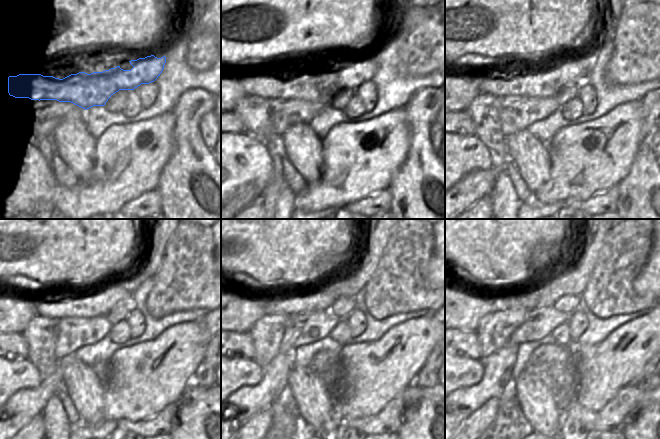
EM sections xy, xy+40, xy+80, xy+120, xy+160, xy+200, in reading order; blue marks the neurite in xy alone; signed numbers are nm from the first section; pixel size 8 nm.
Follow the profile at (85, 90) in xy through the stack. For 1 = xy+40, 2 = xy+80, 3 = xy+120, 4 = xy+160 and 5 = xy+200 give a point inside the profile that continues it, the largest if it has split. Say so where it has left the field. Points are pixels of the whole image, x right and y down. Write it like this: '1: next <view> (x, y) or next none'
1: next xy+40 (312, 88)
2: next xy+80 (547, 86)
3: next xy+120 (69, 306)
4: next xy+160 (292, 305)
5: next xy+200 (519, 299)

